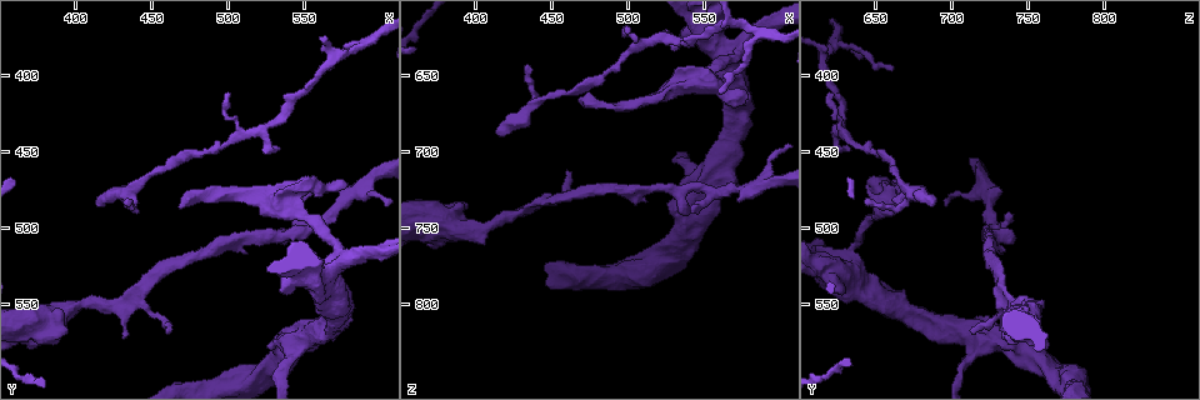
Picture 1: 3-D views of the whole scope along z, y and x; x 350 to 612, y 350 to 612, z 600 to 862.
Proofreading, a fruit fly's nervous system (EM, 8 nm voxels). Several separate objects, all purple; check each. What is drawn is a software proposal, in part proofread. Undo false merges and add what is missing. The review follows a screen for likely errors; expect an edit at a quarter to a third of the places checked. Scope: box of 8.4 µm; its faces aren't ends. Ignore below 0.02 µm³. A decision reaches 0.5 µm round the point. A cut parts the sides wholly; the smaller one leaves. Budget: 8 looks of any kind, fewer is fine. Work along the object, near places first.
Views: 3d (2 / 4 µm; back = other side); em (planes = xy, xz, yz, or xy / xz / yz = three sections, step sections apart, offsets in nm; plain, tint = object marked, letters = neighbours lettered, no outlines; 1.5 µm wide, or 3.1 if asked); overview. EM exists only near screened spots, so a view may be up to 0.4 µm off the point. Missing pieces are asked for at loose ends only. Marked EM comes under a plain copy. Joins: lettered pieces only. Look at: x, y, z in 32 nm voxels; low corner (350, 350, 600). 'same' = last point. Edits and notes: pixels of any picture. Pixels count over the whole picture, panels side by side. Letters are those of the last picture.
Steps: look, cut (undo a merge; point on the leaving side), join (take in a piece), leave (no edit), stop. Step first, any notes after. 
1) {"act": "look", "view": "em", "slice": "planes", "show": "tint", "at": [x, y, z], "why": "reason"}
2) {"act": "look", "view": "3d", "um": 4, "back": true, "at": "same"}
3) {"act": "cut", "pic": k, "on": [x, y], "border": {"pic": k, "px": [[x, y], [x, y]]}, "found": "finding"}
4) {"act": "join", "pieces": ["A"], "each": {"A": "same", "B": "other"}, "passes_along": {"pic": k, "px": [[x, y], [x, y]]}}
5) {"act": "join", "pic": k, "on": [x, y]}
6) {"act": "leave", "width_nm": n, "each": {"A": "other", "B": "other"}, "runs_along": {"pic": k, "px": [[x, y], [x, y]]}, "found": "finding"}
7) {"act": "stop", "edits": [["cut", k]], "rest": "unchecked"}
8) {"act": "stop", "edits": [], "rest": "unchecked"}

{"act": "look", "view": "3d", "um": 2, "at": [560, 396, 662], "why": "free end"}

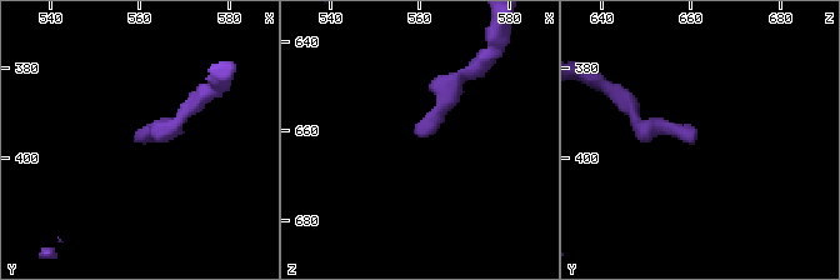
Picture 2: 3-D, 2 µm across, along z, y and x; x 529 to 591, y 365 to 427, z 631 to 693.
{"act": "look", "view": "em", "slice": "planes", "show": "letters", "at": [560, 395, 660], "why": "need the tissue"}

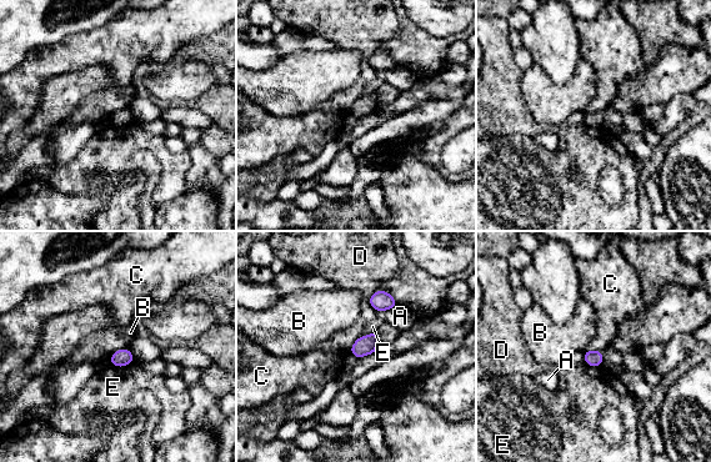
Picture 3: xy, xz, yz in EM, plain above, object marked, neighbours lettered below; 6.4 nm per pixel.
{"act": "leave", "width_nm": 100, "each": {"A": "other", "B": "other", "C": "other", "D": "other", "E": "other"}, "border": {"pic": 3, "px": [[128, 346], [116, 350], [109, 358]]}, "found": "none of them fits"}

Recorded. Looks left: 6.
{"act": "look", "view": "em", "slice": "planes", "show": "tint", "at": [538, 486, 654], "why": "side arm on a straight run"}

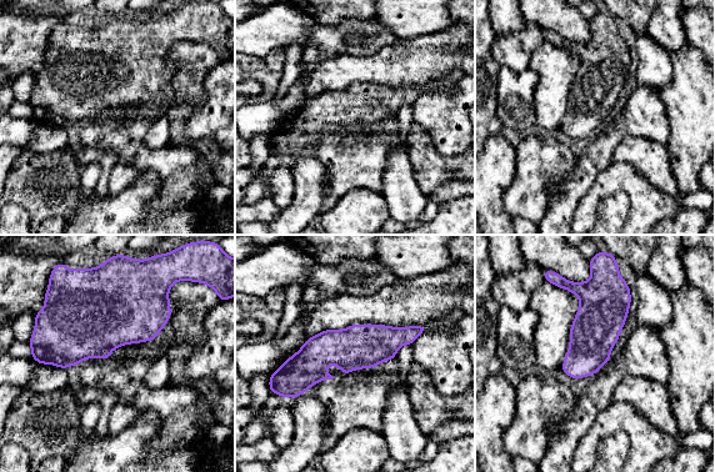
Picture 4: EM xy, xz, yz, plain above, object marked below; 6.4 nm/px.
{"act": "look", "view": "em", "slice": "planes", "show": "letters", "at": "same", "why": "what lies round it"}

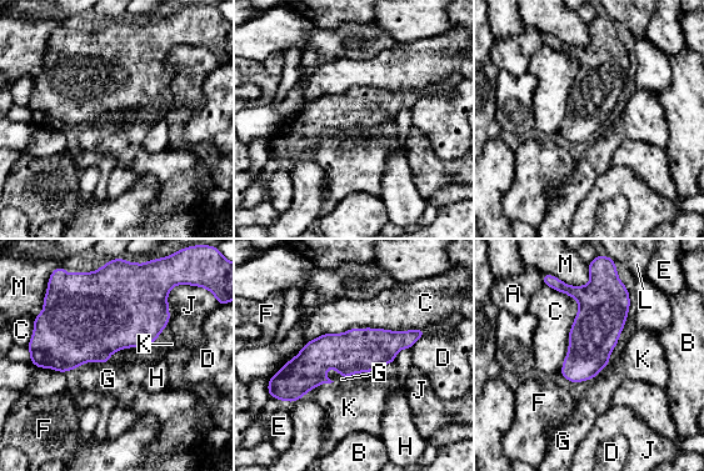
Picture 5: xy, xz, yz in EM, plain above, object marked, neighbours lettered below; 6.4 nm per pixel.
{"act": "leave", "width_nm": 280, "longest_contact_nm": ["C", 400], "each": {"A": "other", "B": "other", "C": "other", "D": "other", "E": "other", "F": "other", "G": "other", "H": "other", "J": "other", "K": "other", "L": "other", "M": "other"}, "found": "continuous, no second neuron"}

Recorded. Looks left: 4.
{"act": "look", "view": "em", "slice": "planes", "show": "letters", "at": [414, 484, 686], "why": "an open end"}

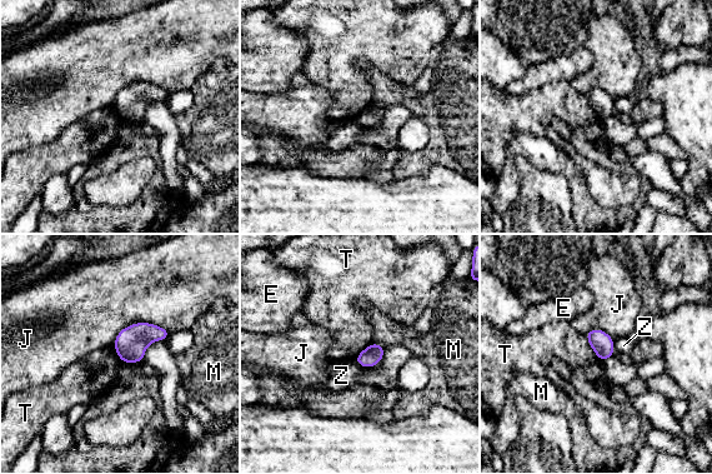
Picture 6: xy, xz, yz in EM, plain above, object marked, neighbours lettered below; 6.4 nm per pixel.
{"act": "leave", "each": {"E": "other", "J": "other", "M": "other", "T": "other", "Z": "other"}, "border": {"pic": 6, "px": [[585, 337], [600, 362]]}, "found": "no lettered piece goes on from it"}

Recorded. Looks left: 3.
{"act": "stop", "edits": [], "rest": "unchecked"}

